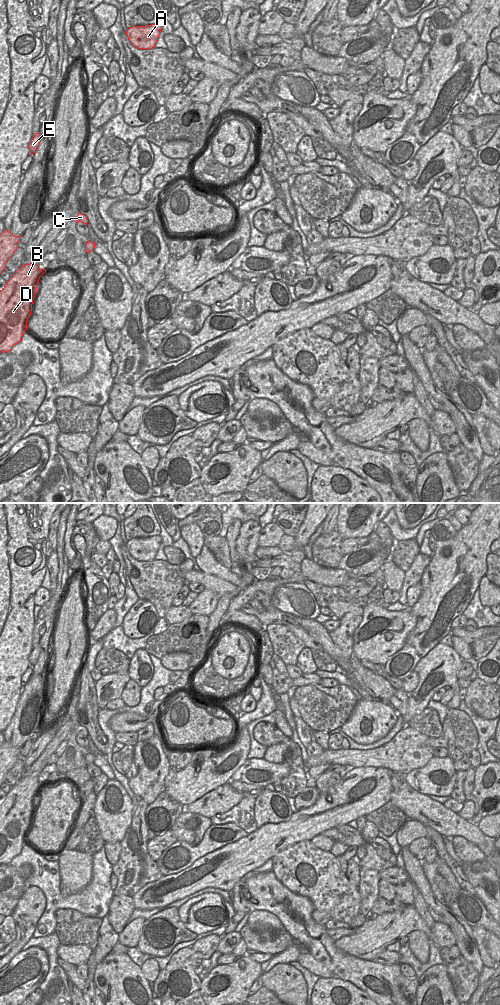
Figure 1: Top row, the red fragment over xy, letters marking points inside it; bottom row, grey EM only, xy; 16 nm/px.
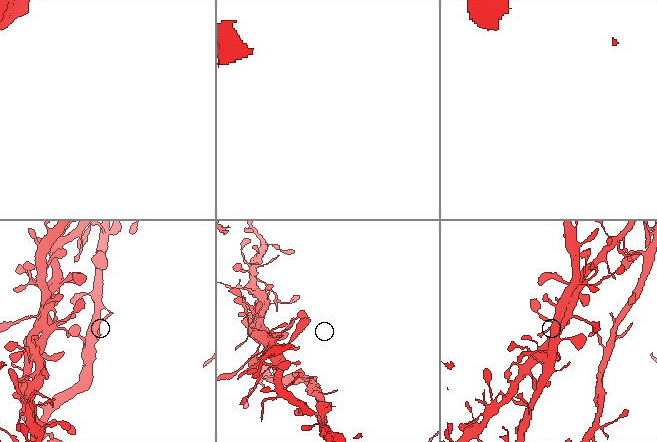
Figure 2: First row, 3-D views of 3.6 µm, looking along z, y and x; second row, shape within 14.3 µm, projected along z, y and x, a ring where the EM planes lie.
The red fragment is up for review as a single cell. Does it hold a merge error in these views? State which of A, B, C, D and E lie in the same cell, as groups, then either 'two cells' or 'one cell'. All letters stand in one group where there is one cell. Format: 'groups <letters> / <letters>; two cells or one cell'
groups A B C D E; one cell

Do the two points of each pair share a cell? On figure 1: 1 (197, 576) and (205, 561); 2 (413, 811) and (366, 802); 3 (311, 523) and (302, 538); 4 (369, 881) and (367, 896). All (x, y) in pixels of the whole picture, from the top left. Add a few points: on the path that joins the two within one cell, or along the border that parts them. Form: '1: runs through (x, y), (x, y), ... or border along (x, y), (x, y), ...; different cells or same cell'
1: border along (201, 570), (223, 580); different cells
2: border along (392, 791), (389, 800); different cells
3: runs through (308, 527), (304, 534); same cell
4: runs through (368, 885), (368, 892); same cell

